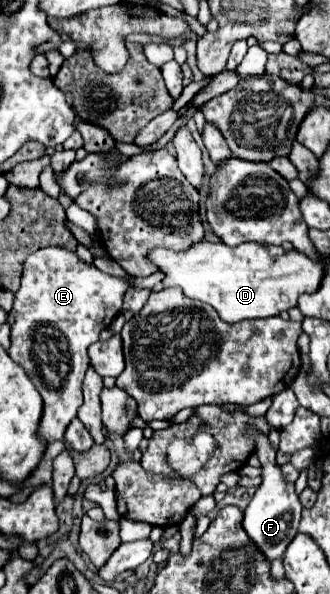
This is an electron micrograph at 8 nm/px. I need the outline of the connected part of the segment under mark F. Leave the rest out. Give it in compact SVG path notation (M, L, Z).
M246 425L246 433L256 443L254 453L258 455L258 459L262 463L262 485L258 487L258 491L254 493L254 497L250 499L250 503L248 503L246 511L244 511L242 527L248 533L248 537L254 541L254 545L262 551L266 561L272 563L274 559L282 559L288 543L298 533L302 505L300 505L300 499L298 499L298 495L294 491L294 485L288 485L282 479L282 471L280 471L280 467L276 463L276 449L270 445L268 437L254 425Z

